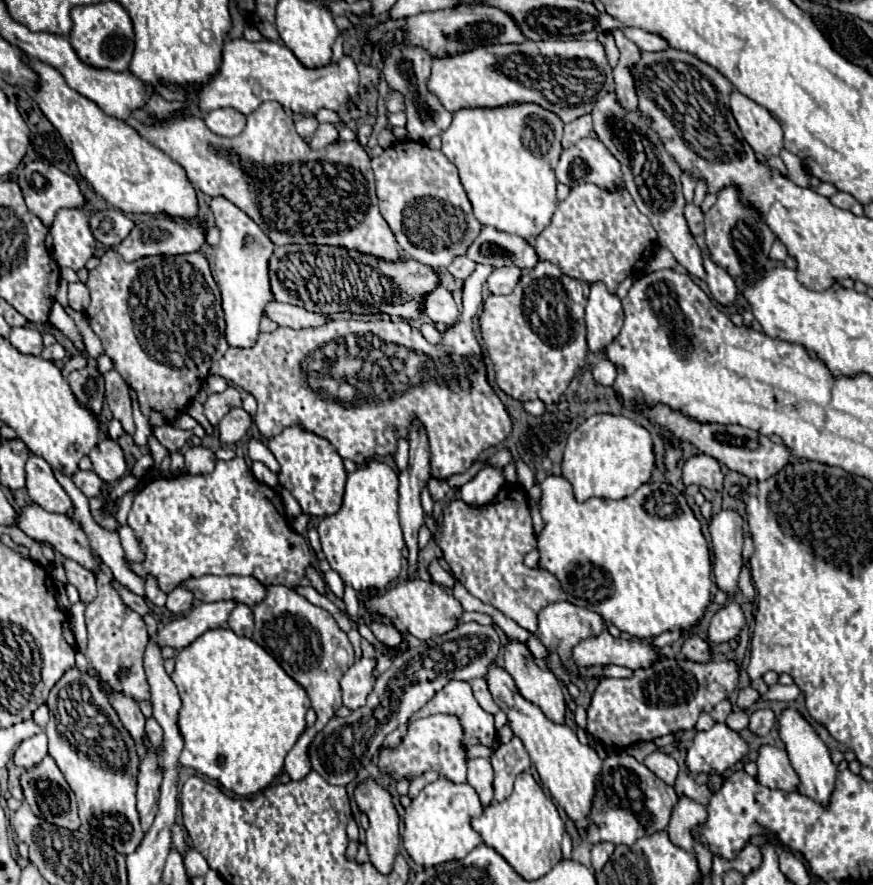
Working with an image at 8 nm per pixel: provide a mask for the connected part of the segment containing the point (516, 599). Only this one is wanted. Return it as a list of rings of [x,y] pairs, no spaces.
[[[504,484],[502,490],[494,496],[494,500],[486,506],[468,506],[462,500],[454,500],[444,508],[442,526],[438,526],[438,546],[444,552],[444,560],[450,564],[452,574],[456,580],[478,600],[484,604],[492,604],[502,614],[512,618],[518,626],[526,628],[528,632],[538,630],[538,612],[552,602],[566,600],[566,594],[560,582],[546,570],[528,568],[524,566],[524,554],[536,546],[536,534],[532,528],[532,518],[526,504],[526,492],[520,484]]]

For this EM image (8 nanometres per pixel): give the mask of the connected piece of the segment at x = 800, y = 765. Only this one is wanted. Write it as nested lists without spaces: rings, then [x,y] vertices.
[[[788,708],[780,714],[780,738],[786,744],[786,752],[790,756],[790,762],[800,776],[800,792],[814,798],[822,808],[830,806],[830,794],[834,792],[834,782],[836,782],[836,766],[830,760],[830,752],[824,746],[824,742],[818,738],[818,734],[812,730],[812,726],[794,710]]]

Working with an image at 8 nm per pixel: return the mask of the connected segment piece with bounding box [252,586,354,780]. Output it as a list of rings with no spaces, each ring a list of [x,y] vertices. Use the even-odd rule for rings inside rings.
[[[268,586],[266,598],[252,610],[256,620],[252,640],[262,648],[266,648],[266,652],[270,652],[276,658],[276,662],[284,668],[284,672],[304,686],[304,690],[312,700],[312,708],[316,712],[316,724],[304,730],[304,734],[298,738],[294,748],[288,752],[284,764],[292,780],[302,780],[312,770],[308,756],[310,742],[326,726],[326,722],[330,722],[330,718],[336,716],[336,710],[342,706],[340,680],[342,674],[346,674],[346,670],[354,664],[352,644],[348,636],[338,628],[336,620],[328,610],[310,604],[292,588]],[[338,652],[344,654],[342,660],[338,660]]]

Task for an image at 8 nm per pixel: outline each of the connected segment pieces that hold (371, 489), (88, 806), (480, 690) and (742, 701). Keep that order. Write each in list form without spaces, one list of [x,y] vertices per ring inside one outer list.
[[[368,458],[362,468],[348,474],[342,508],[320,520],[318,534],[322,552],[344,584],[360,590],[382,590],[398,578],[402,570],[402,550],[406,548],[400,518],[398,518],[398,476],[396,472],[374,458]]]
[[[76,666],[52,688],[48,708],[48,752],[76,794],[82,826],[88,826],[92,836],[114,846],[120,854],[132,854],[144,838],[136,810],[136,778],[140,766],[136,742],[122,726],[98,682]]]
[[[474,678],[472,682],[470,682],[470,686],[472,686],[472,692],[474,692],[474,698],[478,700],[478,704],[486,710],[486,712],[490,712],[490,714],[496,714],[500,708],[494,704],[494,700],[492,700],[492,696],[490,696],[490,692],[488,692],[488,686],[486,686],[486,680],[484,678]]]
[[[752,686],[742,688],[742,690],[740,690],[740,694],[738,694],[738,702],[736,702],[736,706],[738,706],[738,708],[742,708],[742,710],[752,708],[752,706],[756,704],[756,700],[758,700],[758,698],[760,698],[760,694],[758,694]]]

